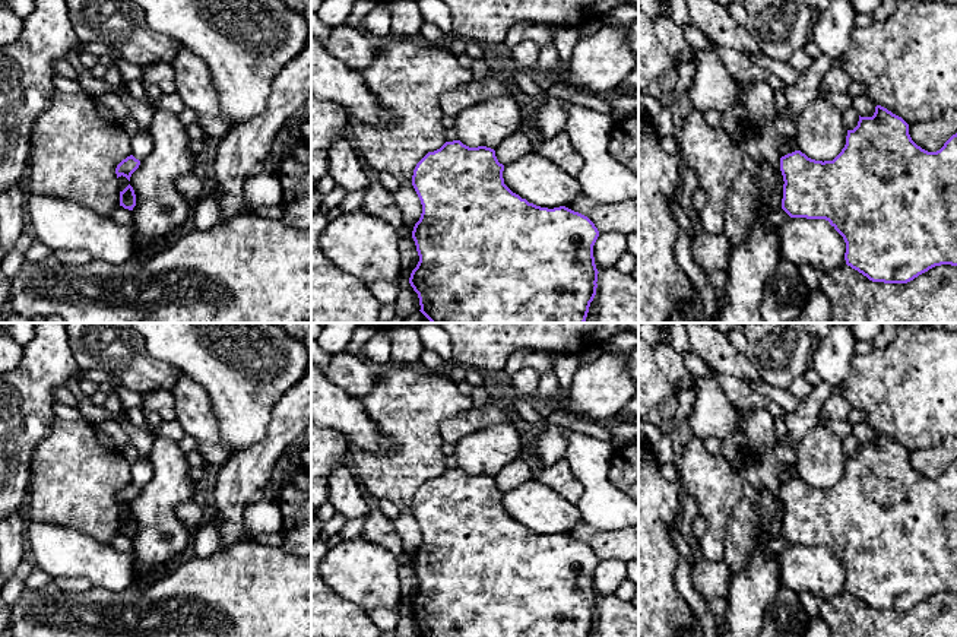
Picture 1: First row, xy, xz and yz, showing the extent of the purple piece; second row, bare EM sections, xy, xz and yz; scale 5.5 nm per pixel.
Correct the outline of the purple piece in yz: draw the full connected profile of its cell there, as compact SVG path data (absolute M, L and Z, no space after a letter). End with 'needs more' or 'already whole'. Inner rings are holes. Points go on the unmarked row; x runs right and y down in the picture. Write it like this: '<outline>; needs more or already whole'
M877 432L872 444L861 444L853 457L847 457L846 472L833 488L815 488L801 478L780 485L783 503L782 536L790 545L826 546L843 564L846 570L846 592L866 603L872 609L907 611L929 596L941 592L957 593L957 460L953 462L937 479L928 479L918 473L910 462L909 451L887 435Z; already whole

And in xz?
M460 468L446 469L416 491L412 513L421 527L422 541L413 554L412 565L419 589L411 600L409 611L418 621L421 637L589 637L598 615L599 599L593 584L593 573L599 564L598 555L587 543L565 533L548 536L529 530L504 511L503 498L504 492L498 489L494 476L487 473L469 475Z; already whole

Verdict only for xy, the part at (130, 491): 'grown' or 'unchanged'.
unchanged

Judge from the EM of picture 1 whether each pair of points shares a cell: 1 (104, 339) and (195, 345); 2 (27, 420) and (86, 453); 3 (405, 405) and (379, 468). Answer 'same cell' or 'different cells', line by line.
1: different cells
2: different cells
3: same cell

